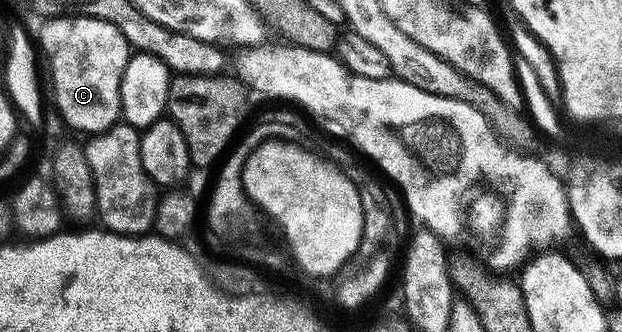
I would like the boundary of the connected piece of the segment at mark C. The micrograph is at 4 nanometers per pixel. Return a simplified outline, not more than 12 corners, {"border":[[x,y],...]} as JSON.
{"border":[[52,16],[48,57],[59,117],[84,136],[121,121],[130,57],[114,24]]}

